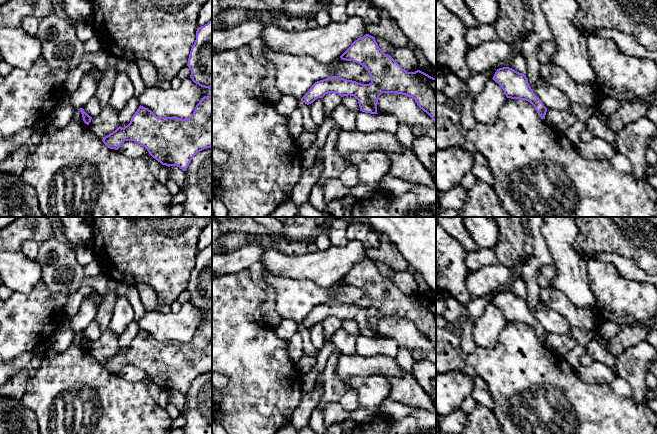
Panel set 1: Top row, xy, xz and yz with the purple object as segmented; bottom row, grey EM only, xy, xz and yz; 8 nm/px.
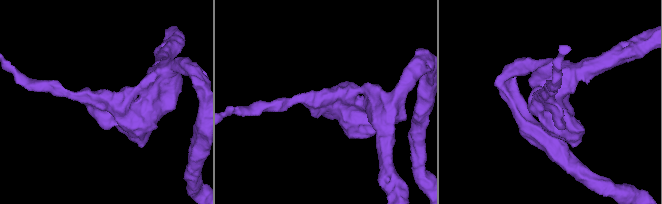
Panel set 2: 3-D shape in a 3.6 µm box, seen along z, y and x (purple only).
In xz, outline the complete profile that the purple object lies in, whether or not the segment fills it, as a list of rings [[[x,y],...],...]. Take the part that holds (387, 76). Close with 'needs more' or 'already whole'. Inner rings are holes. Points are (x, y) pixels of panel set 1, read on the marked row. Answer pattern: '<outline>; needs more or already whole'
[[[366,34],[355,40],[340,56],[342,60],[363,65],[371,76],[369,84],[361,84],[338,76],[315,82],[301,101],[309,105],[328,93],[341,97],[354,96],[360,111],[377,113],[382,93],[397,93],[412,97],[420,109],[436,122],[436,78],[417,70],[407,72],[378,46],[375,37]]]; already whole

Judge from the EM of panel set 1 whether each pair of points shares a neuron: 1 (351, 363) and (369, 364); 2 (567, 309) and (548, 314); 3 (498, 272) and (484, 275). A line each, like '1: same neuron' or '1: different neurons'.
1: same neuron
2: different neurons
3: same neuron

